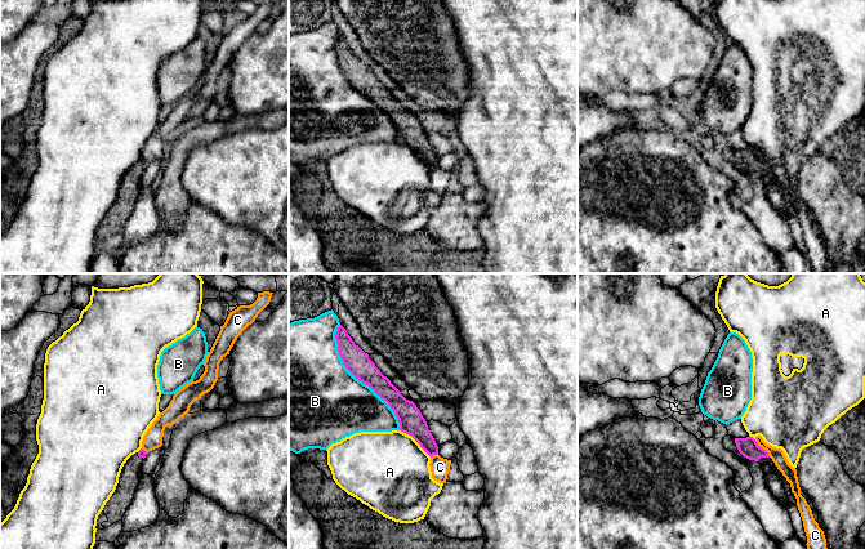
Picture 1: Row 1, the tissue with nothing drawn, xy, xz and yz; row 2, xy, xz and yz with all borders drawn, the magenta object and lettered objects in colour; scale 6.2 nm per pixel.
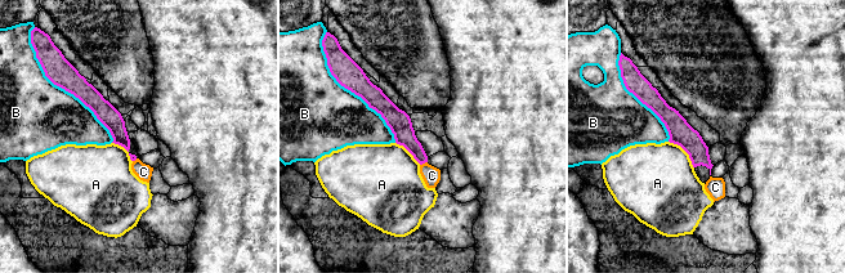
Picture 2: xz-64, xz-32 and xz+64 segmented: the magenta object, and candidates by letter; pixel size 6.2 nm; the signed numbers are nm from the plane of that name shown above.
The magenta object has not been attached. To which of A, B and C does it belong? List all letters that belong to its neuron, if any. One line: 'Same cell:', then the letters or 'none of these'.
Same cell: none of these

